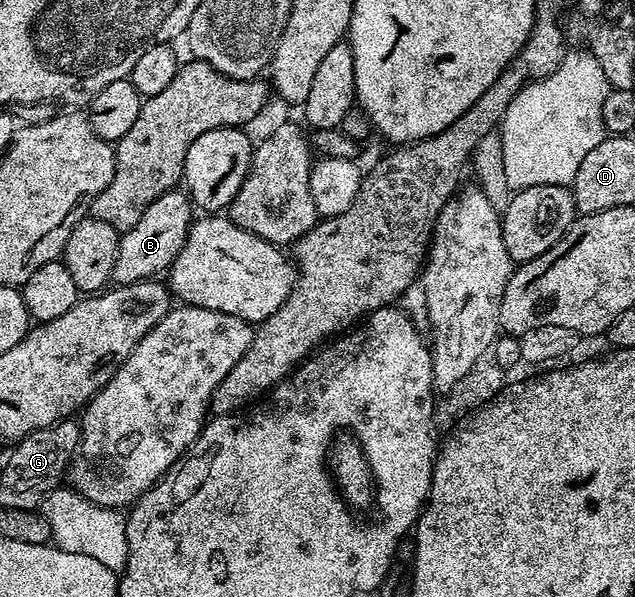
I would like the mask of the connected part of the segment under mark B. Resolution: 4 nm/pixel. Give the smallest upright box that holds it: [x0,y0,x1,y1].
[112,189,194,286]

